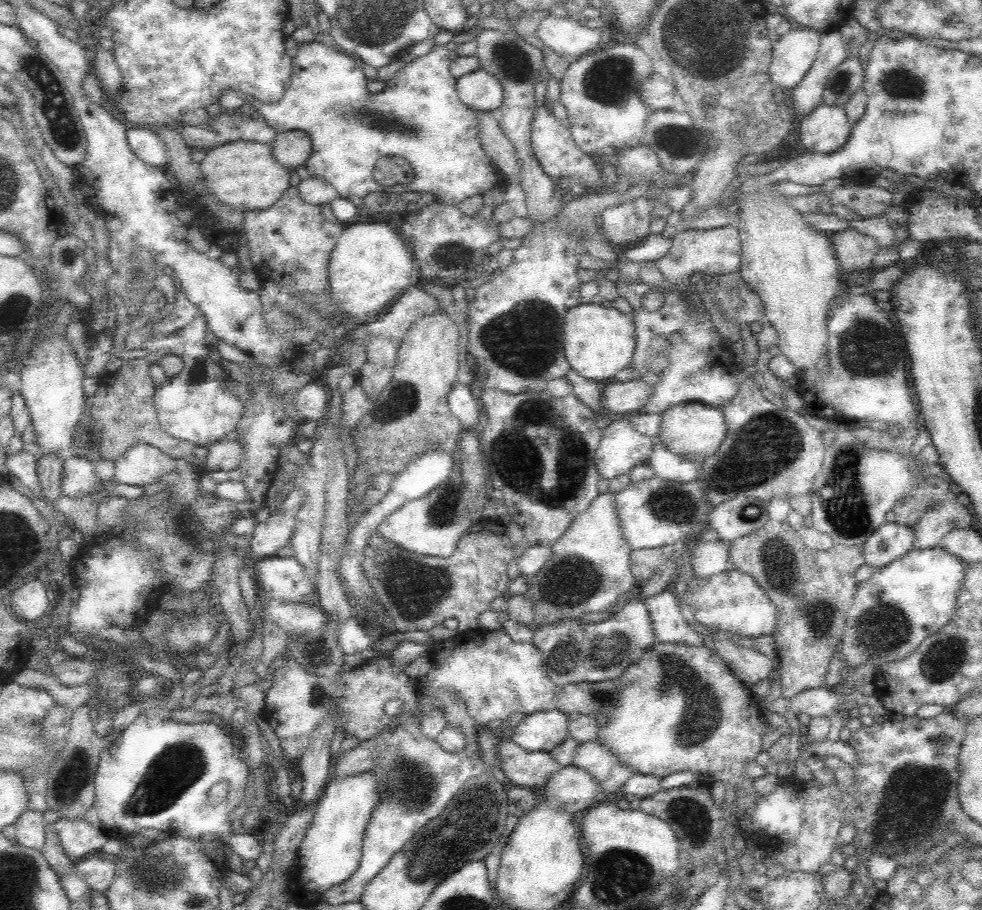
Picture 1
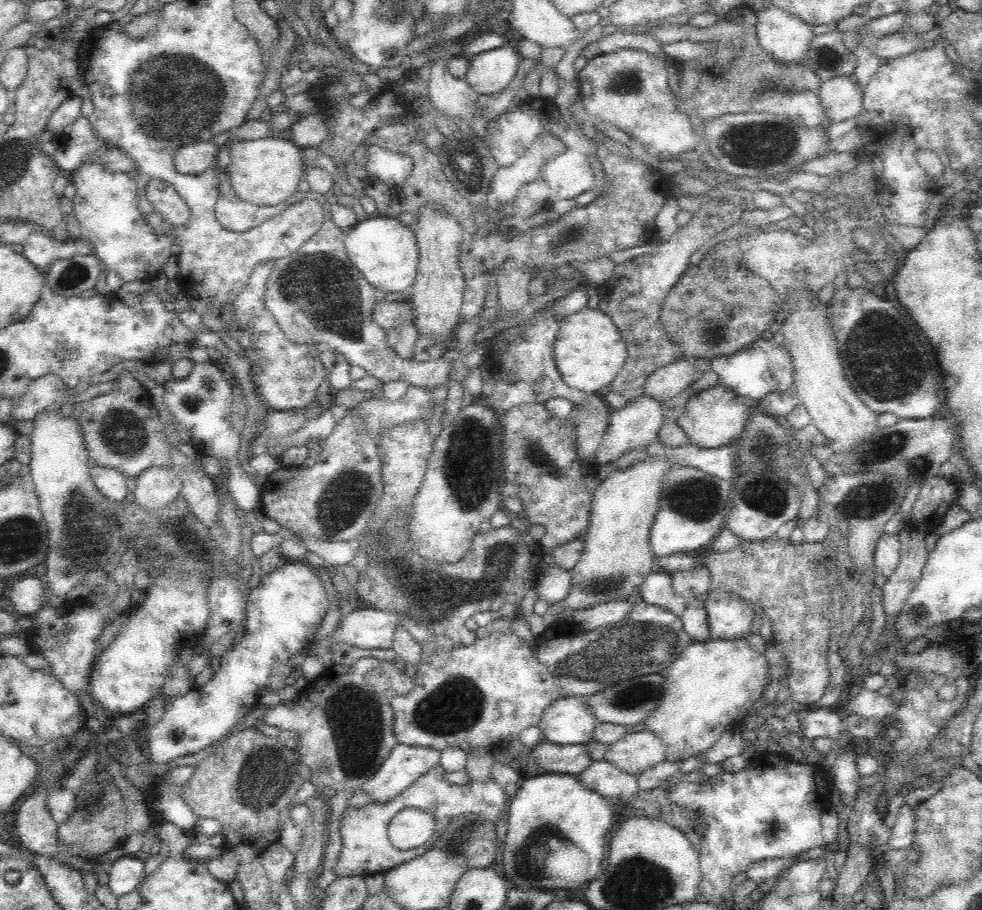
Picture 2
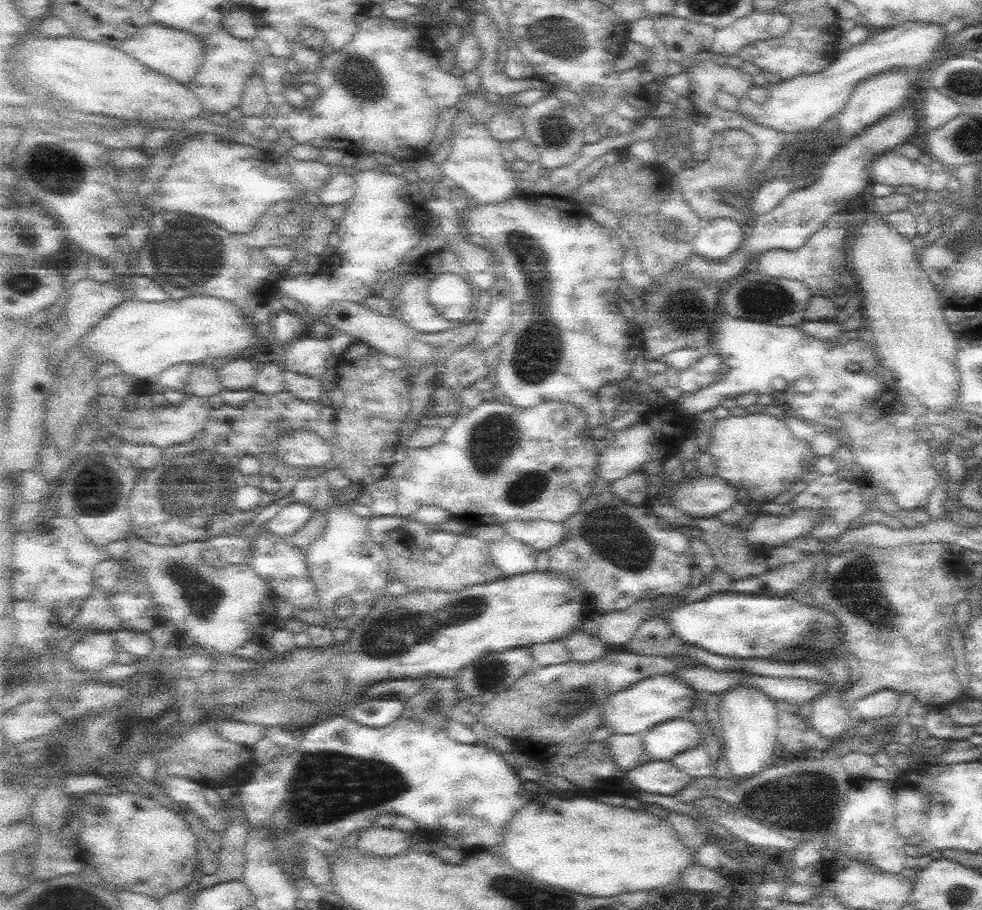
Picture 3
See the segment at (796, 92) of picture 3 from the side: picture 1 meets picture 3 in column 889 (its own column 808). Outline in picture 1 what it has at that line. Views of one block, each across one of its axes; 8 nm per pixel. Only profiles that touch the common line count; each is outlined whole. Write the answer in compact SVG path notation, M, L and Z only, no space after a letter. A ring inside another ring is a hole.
M794 26L773 44L769 74L780 88L794 88L816 61L822 33L811 28Z

